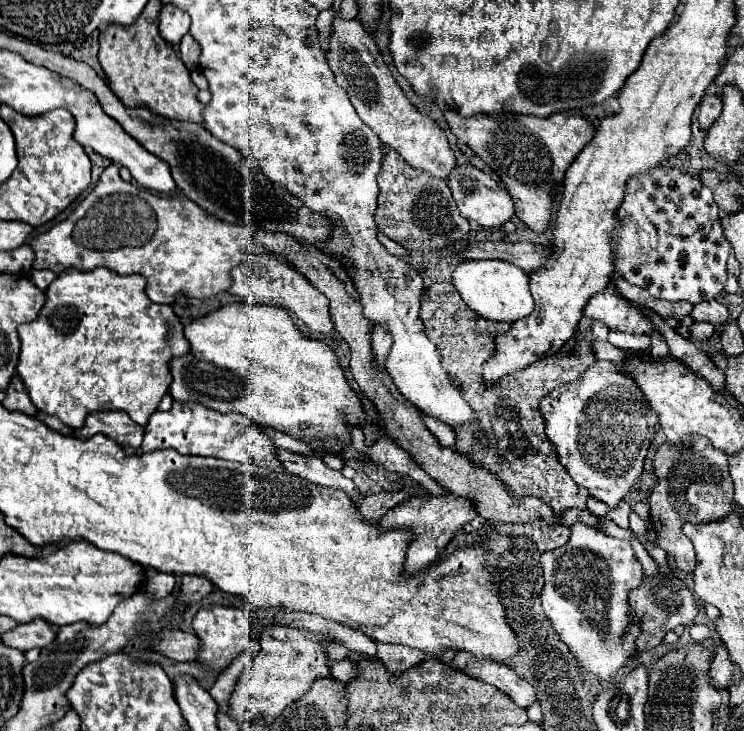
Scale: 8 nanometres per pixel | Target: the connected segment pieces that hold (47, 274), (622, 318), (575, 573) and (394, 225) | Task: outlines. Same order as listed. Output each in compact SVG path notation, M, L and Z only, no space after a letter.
M32 269L28 277L30 277L30 281L32 281L36 287L40 287L40 289L44 289L44 291L50 287L50 283L52 283L54 279L58 279L58 275L56 275L54 271L46 271L46 269L44 269L44 271Z
M600 291L598 295L592 295L582 315L588 319L598 319L610 329L626 333L654 333L652 323L646 317L642 317L642 313L636 307L628 305L620 295L614 295L610 291Z
M584 523L570 527L570 541L558 549L542 553L546 585L542 607L558 637L570 647L572 655L588 673L610 681L622 667L638 657L634 639L640 633L638 617L630 615L628 593L642 585L644 569L628 541L604 535Z
M388 149L384 155L378 185L380 195L376 209L376 227L380 233L402 243L406 249L444 251L446 247L452 247L454 243L460 243L468 237L470 223L462 219L446 181L412 169L394 149Z

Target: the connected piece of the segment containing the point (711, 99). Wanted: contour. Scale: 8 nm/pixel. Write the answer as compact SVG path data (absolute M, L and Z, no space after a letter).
M710 93L710 95L704 95L700 105L698 105L698 123L704 131L710 129L710 125L718 119L722 111L722 99L716 95L716 93Z

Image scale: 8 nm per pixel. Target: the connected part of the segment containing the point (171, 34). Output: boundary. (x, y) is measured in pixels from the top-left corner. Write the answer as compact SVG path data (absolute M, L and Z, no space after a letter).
M170 3L160 11L160 35L170 43L178 45L180 39L190 31L190 15Z

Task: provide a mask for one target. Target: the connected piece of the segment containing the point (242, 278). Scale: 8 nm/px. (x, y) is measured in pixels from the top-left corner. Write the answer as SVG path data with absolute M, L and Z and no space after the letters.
M252 255L246 263L242 263L240 267L236 267L232 271L234 283L228 289L231 294L242 297L240 302L244 305L272 305L272 307L282 307L288 309L300 325L306 325L310 331L314 333L322 333L322 335L332 335L334 327L332 327L332 319L328 313L328 299L314 289L308 279L304 275L300 275L294 267L274 259L272 255Z

